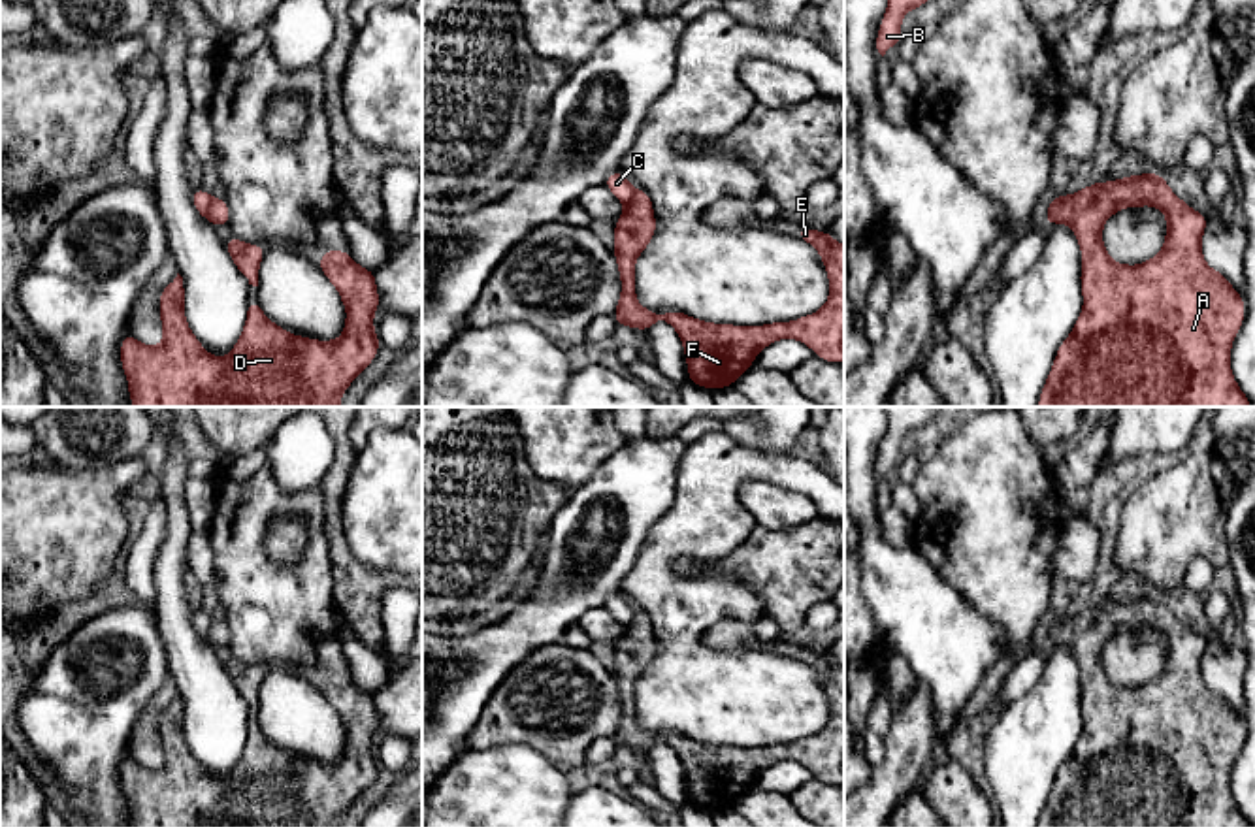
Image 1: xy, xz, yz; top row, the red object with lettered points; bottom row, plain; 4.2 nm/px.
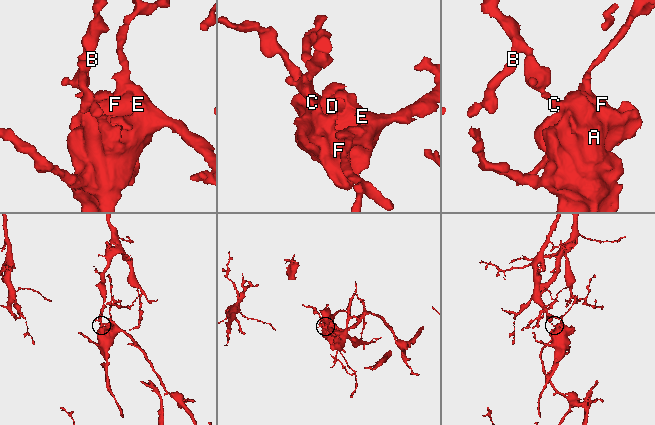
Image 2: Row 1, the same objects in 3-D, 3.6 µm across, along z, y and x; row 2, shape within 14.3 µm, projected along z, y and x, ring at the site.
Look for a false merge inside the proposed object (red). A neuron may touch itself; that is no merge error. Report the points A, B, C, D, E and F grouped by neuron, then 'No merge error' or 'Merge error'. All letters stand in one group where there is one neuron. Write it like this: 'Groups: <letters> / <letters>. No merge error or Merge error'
Groups: A D E F / B C. Merge error

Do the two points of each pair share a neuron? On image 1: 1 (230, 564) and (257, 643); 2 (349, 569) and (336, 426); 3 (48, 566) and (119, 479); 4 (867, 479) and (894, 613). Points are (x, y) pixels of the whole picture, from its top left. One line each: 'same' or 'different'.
1: same
2: same
3: same
4: same

